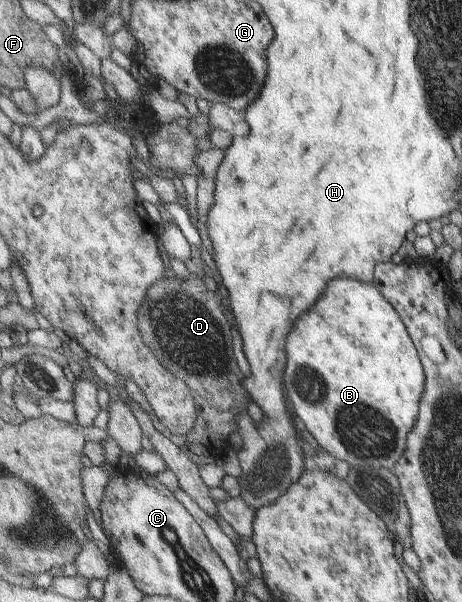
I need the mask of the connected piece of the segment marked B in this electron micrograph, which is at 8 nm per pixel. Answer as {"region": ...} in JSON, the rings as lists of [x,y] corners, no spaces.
{"region":[[[337,279],[329,287],[329,295],[317,303],[317,311],[309,311],[285,343],[289,343],[289,371],[285,371],[289,399],[293,399],[293,413],[313,437],[314,445],[351,467],[391,471],[393,463],[402,459],[407,431],[416,423],[423,369],[395,309],[381,297],[377,287]]]}

